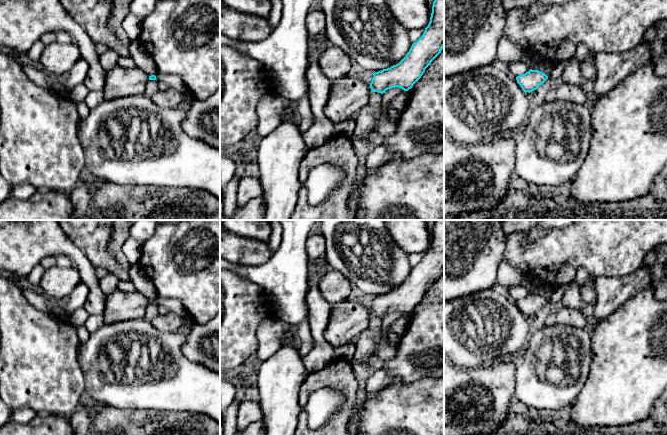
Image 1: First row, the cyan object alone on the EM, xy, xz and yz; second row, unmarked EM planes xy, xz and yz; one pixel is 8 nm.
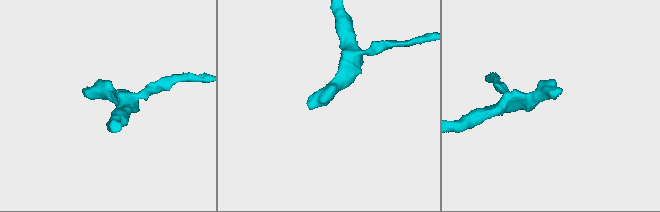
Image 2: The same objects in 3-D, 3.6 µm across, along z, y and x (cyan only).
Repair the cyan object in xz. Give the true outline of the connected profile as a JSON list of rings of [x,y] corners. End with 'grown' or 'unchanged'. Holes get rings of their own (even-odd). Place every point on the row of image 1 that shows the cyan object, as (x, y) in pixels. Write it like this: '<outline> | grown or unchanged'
[[[434,0],[430,22],[425,28],[423,35],[412,44],[409,52],[398,64],[375,72],[370,84],[350,76],[332,82],[328,102],[324,107],[325,116],[336,124],[350,117],[354,117],[361,108],[368,106],[372,92],[383,94],[386,90],[395,87],[408,91],[421,78],[431,62],[441,53],[443,47],[444,0]]] | grown

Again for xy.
[[[119,65],[106,71],[103,88],[104,99],[113,100],[127,96],[144,95],[149,80],[157,80],[155,75],[148,76],[139,68],[123,68]]] | grown

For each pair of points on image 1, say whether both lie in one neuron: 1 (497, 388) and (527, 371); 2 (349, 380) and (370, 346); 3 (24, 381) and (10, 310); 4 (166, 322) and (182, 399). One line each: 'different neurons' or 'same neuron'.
1: different neurons
2: different neurons
3: same neuron
4: different neurons

